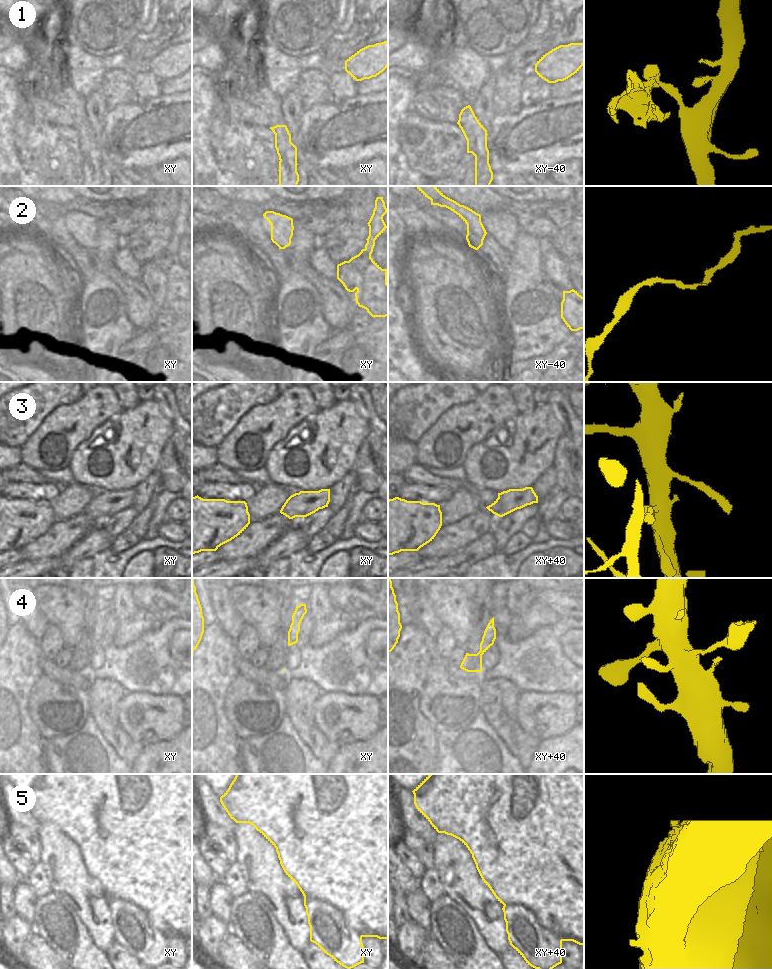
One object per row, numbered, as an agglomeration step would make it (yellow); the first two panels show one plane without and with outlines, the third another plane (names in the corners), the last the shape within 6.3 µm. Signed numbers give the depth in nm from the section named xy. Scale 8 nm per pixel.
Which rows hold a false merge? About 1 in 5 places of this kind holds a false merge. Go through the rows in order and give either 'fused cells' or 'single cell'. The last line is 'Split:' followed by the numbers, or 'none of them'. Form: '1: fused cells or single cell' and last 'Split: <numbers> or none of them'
1: fused cells
2: single cell
3: single cell
4: single cell
5: single cell
Split: 1

